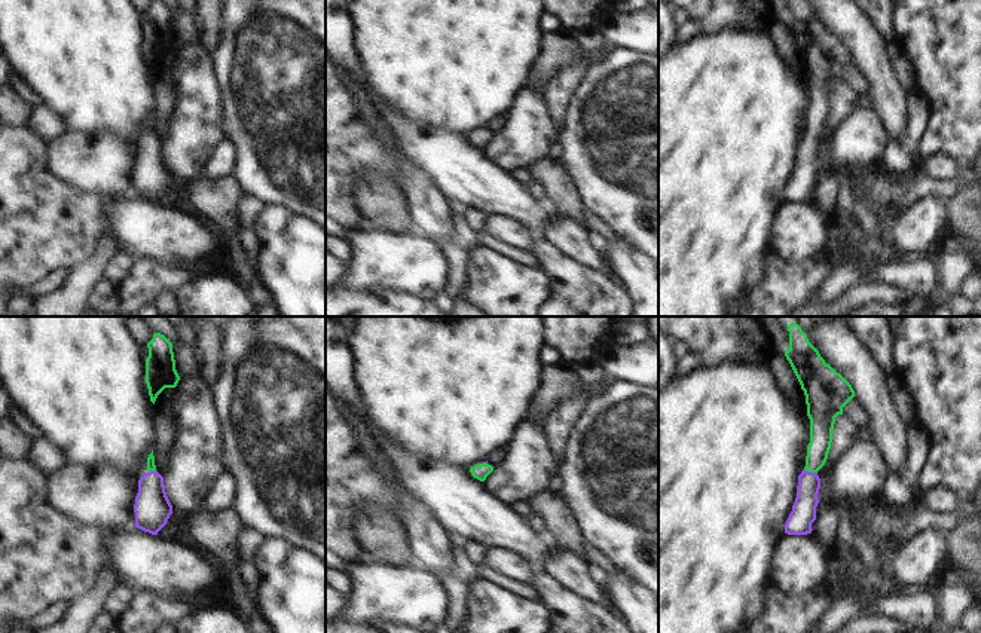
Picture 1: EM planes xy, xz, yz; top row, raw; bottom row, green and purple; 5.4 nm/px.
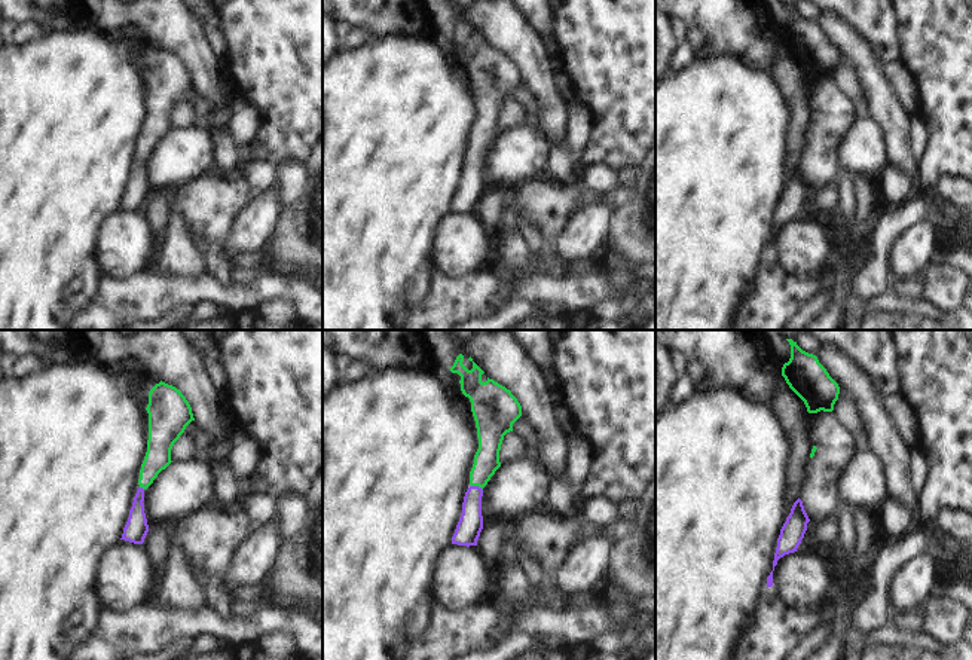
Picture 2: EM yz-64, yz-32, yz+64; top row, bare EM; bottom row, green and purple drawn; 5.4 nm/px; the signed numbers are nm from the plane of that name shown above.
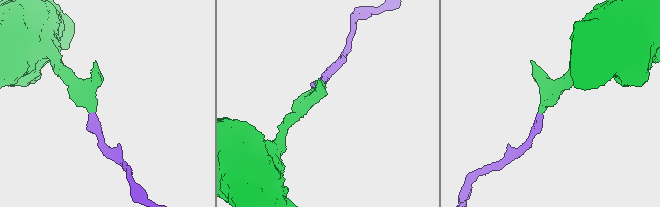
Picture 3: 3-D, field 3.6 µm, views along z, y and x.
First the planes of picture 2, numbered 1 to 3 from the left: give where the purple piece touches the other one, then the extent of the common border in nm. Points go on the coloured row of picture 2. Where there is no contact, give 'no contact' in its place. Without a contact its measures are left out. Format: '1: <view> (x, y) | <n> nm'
1: yz-64 (141, 486) | 30 nm
2: yz-32 (477, 485) | 70 nm
3: no contact

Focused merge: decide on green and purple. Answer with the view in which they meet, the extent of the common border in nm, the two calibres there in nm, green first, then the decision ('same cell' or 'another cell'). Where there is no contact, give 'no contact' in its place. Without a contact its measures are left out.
yz | 80 nm | 130/140 nm | same cell

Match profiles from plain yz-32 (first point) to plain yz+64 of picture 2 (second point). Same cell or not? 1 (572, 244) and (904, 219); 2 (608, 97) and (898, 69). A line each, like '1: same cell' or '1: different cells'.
1: different cells
2: different cells

